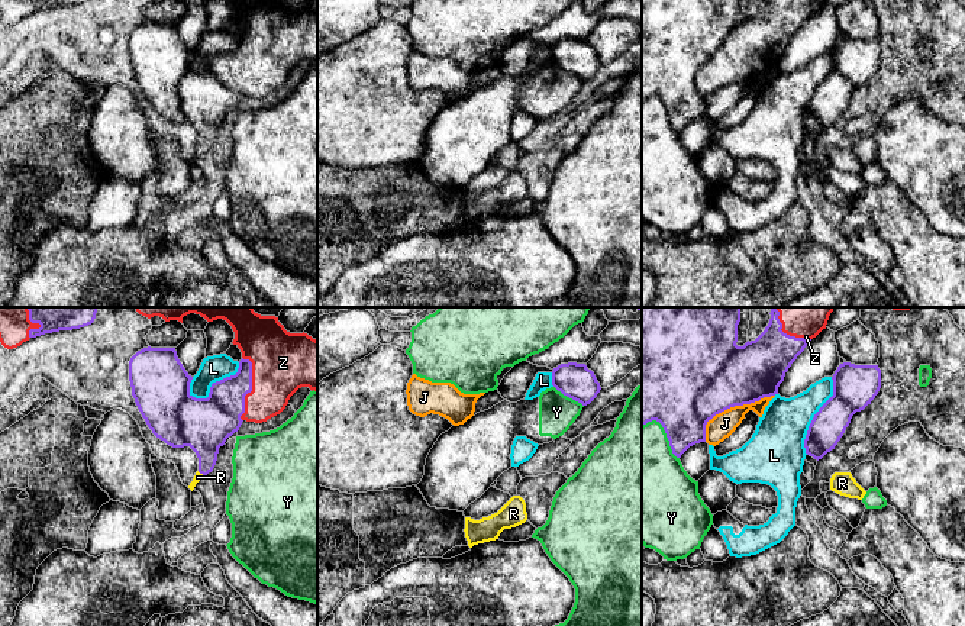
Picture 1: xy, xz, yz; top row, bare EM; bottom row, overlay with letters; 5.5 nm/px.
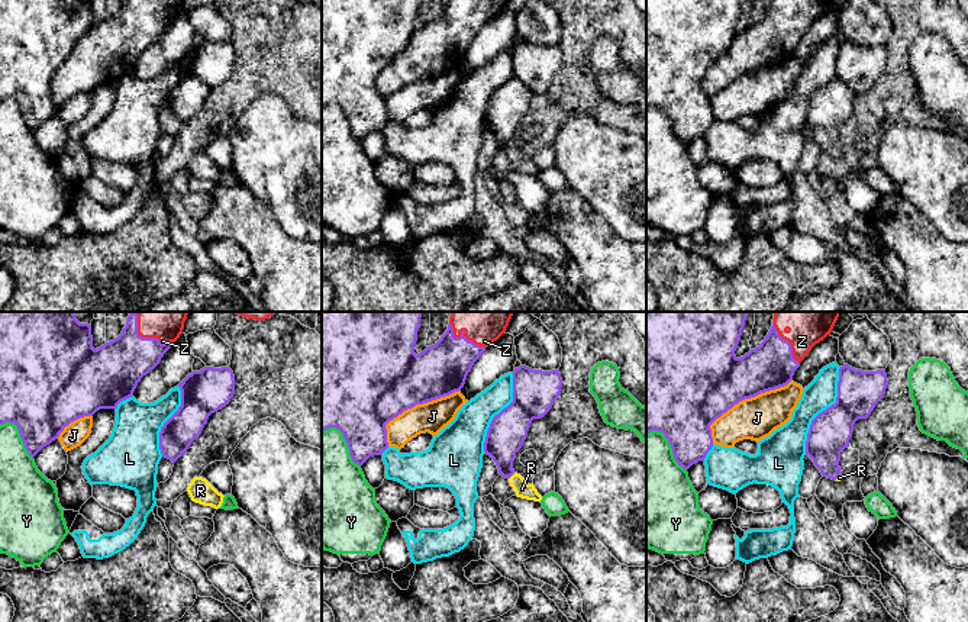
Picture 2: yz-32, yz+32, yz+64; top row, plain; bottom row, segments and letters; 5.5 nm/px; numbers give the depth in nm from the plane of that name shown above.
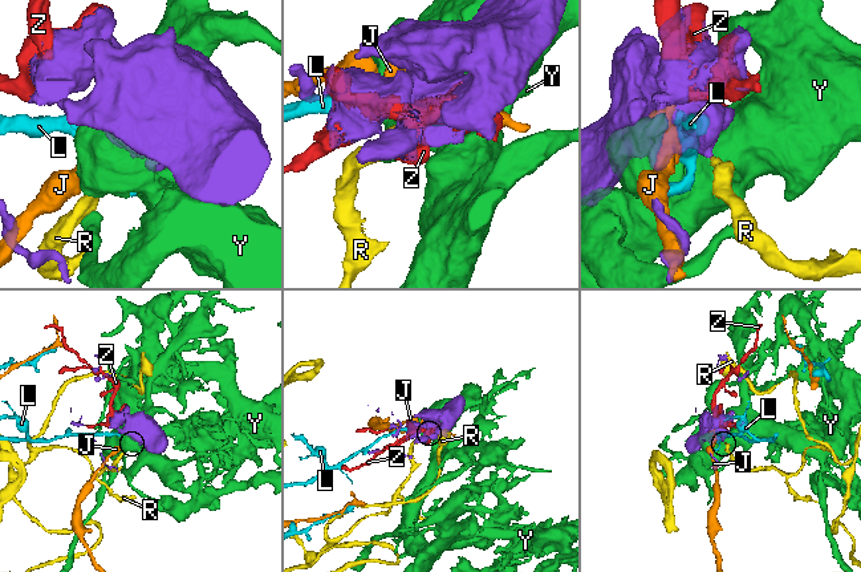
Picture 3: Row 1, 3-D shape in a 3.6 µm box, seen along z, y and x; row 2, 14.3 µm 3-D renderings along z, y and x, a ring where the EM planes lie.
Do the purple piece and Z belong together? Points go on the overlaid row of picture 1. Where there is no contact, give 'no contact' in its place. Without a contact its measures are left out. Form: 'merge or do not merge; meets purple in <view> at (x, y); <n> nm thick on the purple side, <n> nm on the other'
merge; meets purple in xy at (251, 387); 240 nm thick on the purple side, 340 nm on the other

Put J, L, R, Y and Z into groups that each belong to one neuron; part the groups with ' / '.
J / L / R Z / Y

